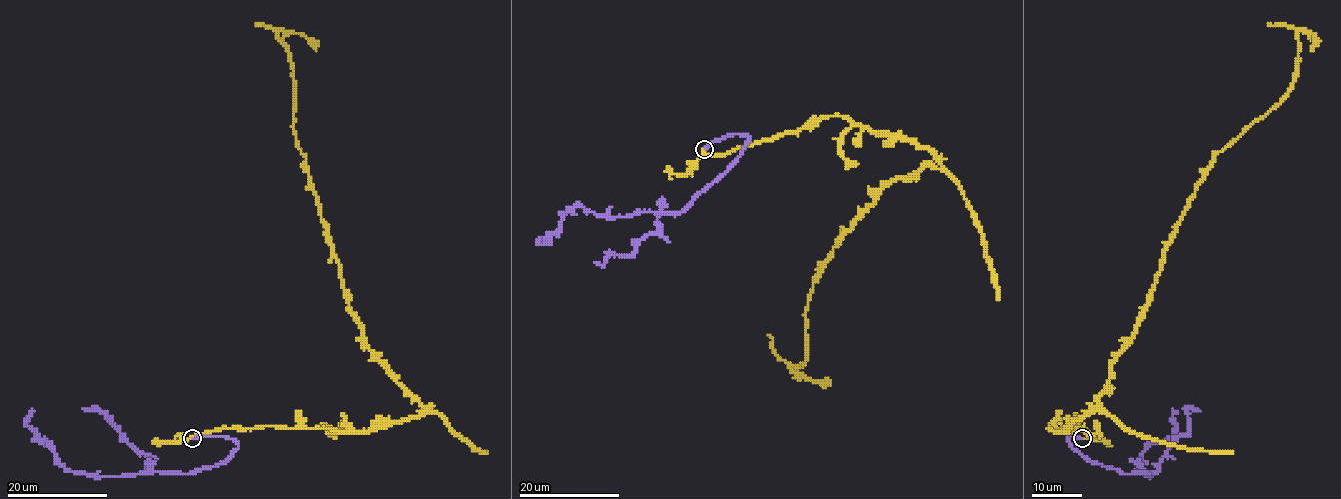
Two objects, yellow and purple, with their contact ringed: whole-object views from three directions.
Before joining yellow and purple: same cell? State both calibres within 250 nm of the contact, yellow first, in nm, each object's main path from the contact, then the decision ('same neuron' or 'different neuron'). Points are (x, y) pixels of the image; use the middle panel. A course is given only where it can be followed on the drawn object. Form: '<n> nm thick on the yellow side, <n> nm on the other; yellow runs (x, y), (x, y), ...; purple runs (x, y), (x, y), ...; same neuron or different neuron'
240 nm thick on the yellow side, 240 nm on the other; yellow runs (704, 149), (841, 116), (941, 166), (894, 178), (821, 267), (807, 356), (788, 363), (829, 378); purple runs (704, 149), (749, 137), (680, 211), (598, 217), (572, 206), (544, 239); same neuron

